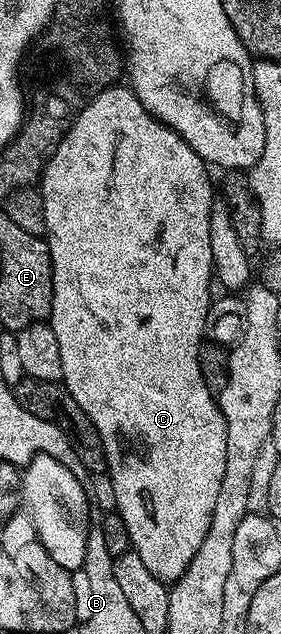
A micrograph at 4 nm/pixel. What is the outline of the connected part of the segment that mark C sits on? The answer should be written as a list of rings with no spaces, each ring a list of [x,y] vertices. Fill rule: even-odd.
[[[112,86],[105,89],[101,94],[94,96],[76,116],[71,129],[63,133],[57,150],[47,159],[47,165],[43,167],[43,175],[37,185],[39,196],[43,199],[45,239],[47,241],[47,249],[51,255],[53,298],[51,299],[49,323],[53,334],[57,334],[57,346],[61,350],[61,374],[63,375],[61,384],[62,387],[67,387],[67,392],[71,395],[72,402],[91,419],[91,424],[95,427],[96,434],[103,439],[103,452],[107,455],[107,468],[111,471],[111,492],[115,495],[113,508],[125,522],[125,530],[129,530],[131,548],[139,555],[141,562],[145,562],[149,574],[153,574],[153,578],[163,581],[168,586],[182,578],[189,566],[189,562],[193,562],[197,550],[201,550],[201,542],[209,532],[210,520],[213,518],[214,506],[217,504],[218,490],[221,488],[222,479],[225,478],[226,474],[226,420],[223,417],[222,410],[219,408],[216,393],[212,392],[211,387],[205,382],[203,371],[199,365],[199,350],[205,340],[207,311],[210,310],[213,299],[213,293],[210,292],[211,284],[213,285],[213,269],[211,267],[211,243],[209,242],[209,214],[211,213],[213,197],[211,197],[211,180],[207,177],[207,172],[209,172],[209,168],[208,165],[203,163],[203,159],[169,126],[165,126],[156,116],[149,114],[149,110],[145,110],[145,106],[141,106],[141,102],[136,98],[130,87]]]

